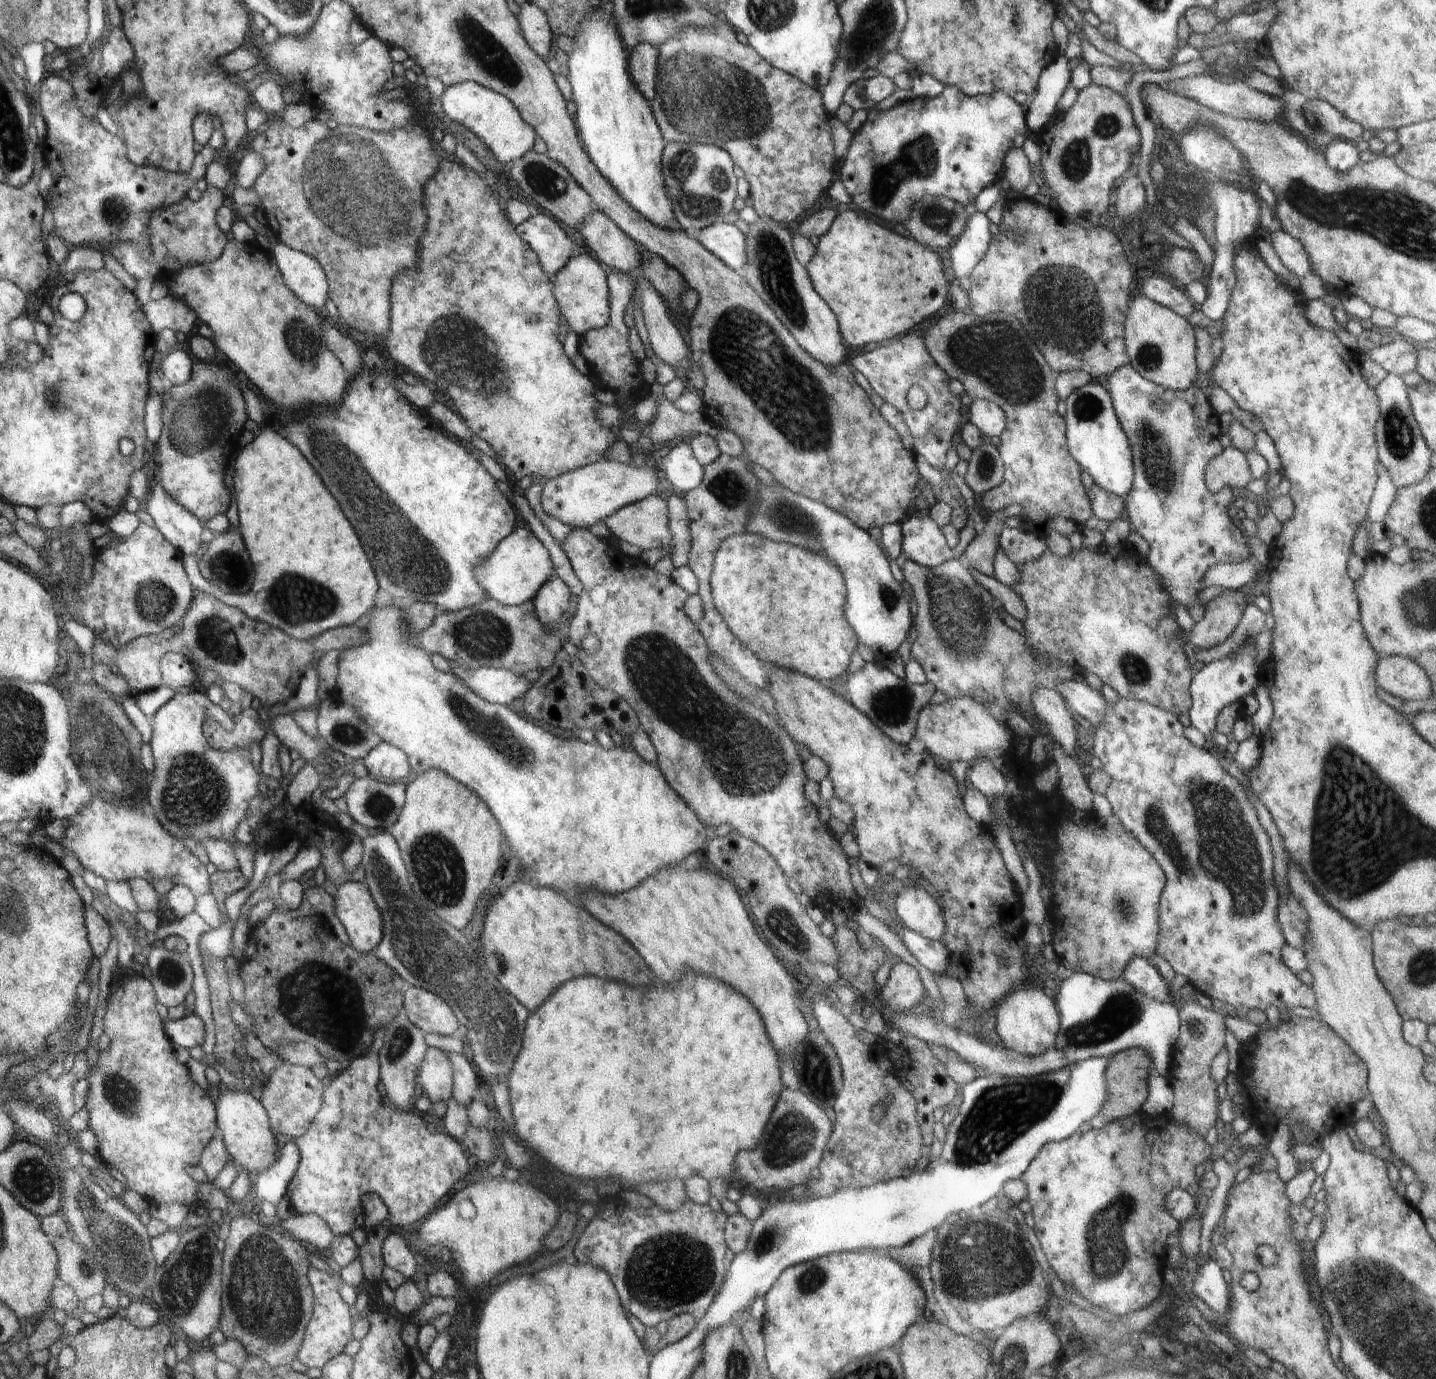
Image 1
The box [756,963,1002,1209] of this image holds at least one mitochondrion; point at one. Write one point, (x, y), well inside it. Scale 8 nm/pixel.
(794, 1135)

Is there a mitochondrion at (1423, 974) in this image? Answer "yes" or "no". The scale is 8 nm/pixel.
yes

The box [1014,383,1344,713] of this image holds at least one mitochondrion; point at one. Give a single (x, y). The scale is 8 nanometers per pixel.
(1156, 460)

